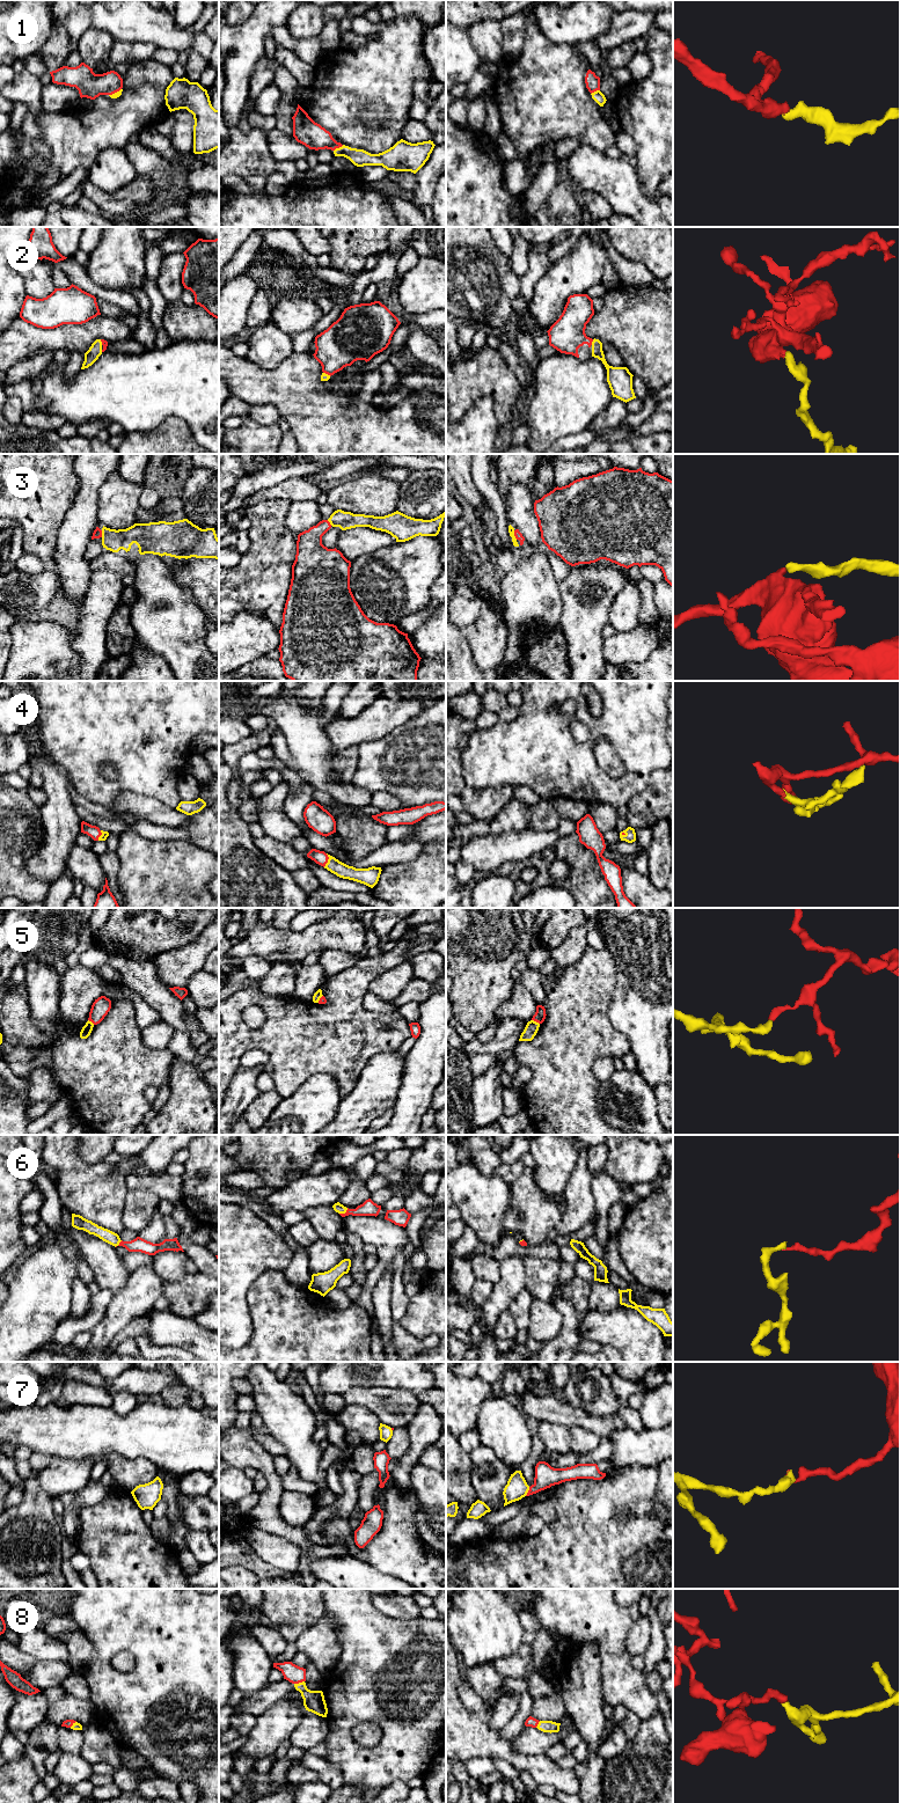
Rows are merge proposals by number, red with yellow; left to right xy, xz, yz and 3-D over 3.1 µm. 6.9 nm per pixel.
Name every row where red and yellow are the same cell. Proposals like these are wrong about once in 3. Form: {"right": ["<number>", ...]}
{"right": ["1", "2", "3", "4", "6", "7", "8"]}

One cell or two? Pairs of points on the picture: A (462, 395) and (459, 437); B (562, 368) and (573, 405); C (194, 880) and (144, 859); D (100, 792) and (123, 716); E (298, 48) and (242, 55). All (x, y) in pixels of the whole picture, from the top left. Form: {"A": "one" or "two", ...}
{"A": "two", "B": "one", "C": "one", "D": "one", "E": "two"}

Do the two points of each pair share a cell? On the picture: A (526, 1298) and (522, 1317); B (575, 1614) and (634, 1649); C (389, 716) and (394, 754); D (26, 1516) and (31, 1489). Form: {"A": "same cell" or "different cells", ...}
{"A": "same cell", "B": "different cells", "C": "different cells", "D": "same cell"}

